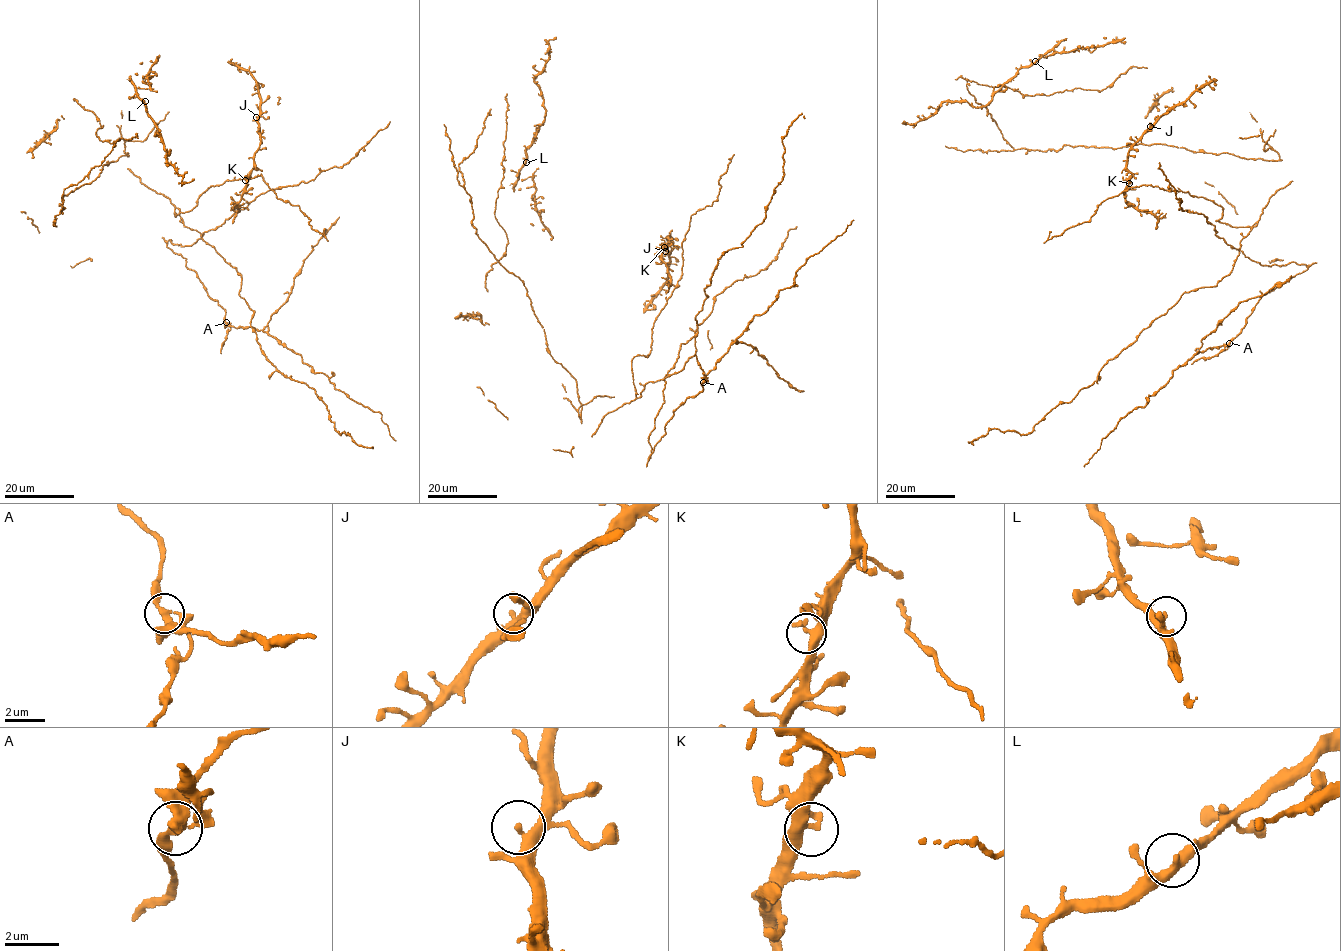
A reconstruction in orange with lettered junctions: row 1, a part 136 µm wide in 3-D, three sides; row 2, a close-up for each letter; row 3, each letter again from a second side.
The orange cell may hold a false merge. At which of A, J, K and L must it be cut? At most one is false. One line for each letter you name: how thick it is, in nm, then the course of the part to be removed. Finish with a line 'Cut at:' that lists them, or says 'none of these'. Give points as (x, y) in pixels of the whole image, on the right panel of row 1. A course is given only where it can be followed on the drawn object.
A: 320 nm | (1229, 343), (1223, 351), (1191, 364)
Cut at: A

